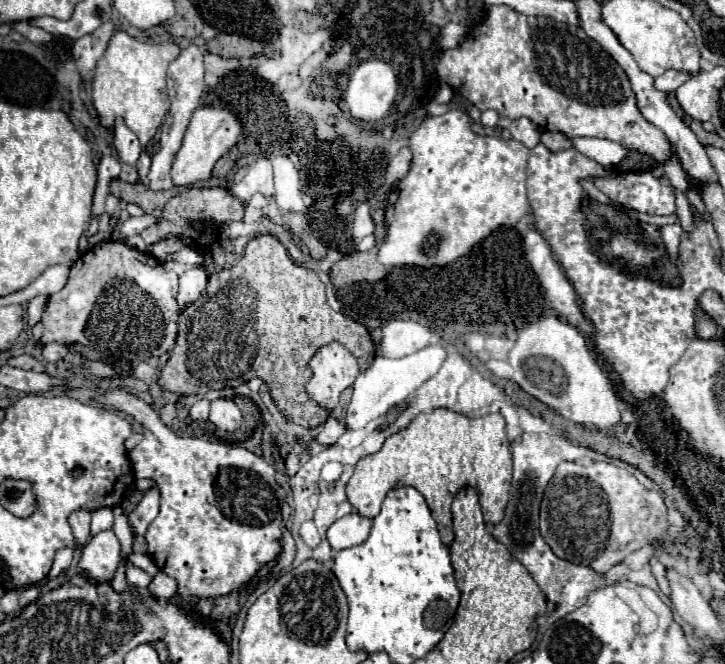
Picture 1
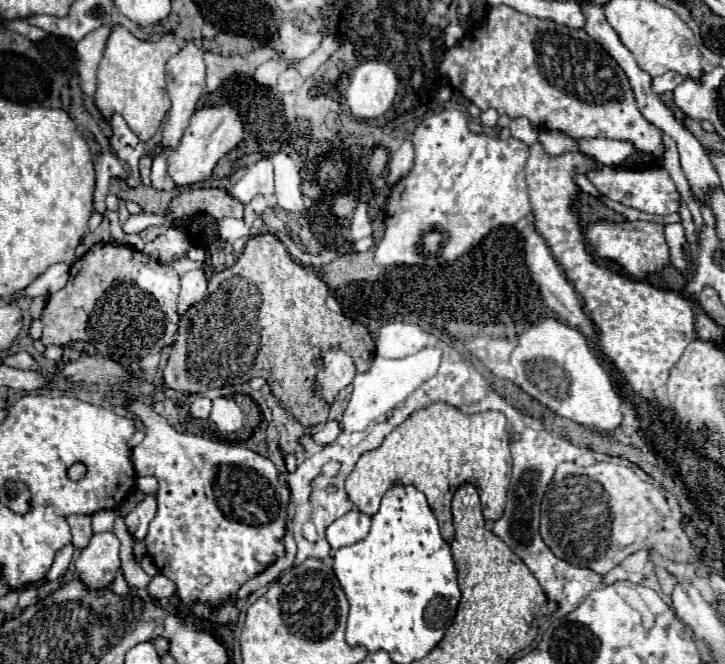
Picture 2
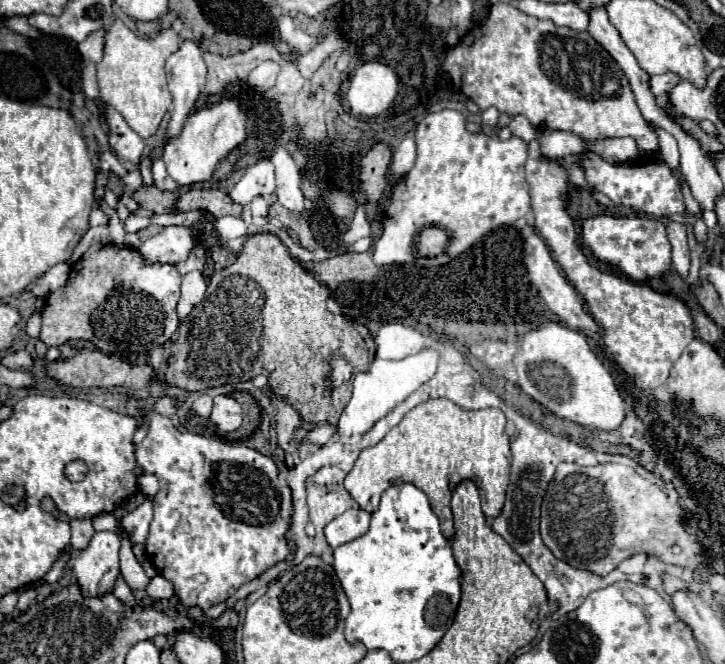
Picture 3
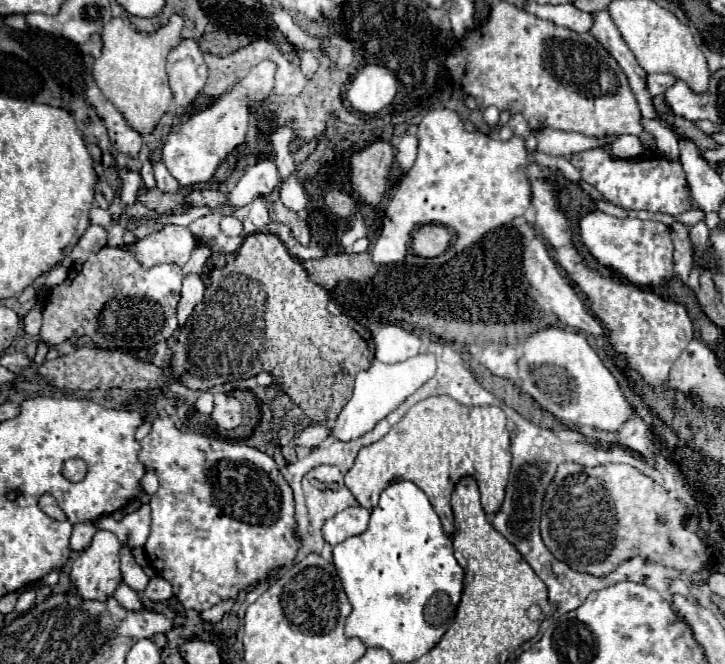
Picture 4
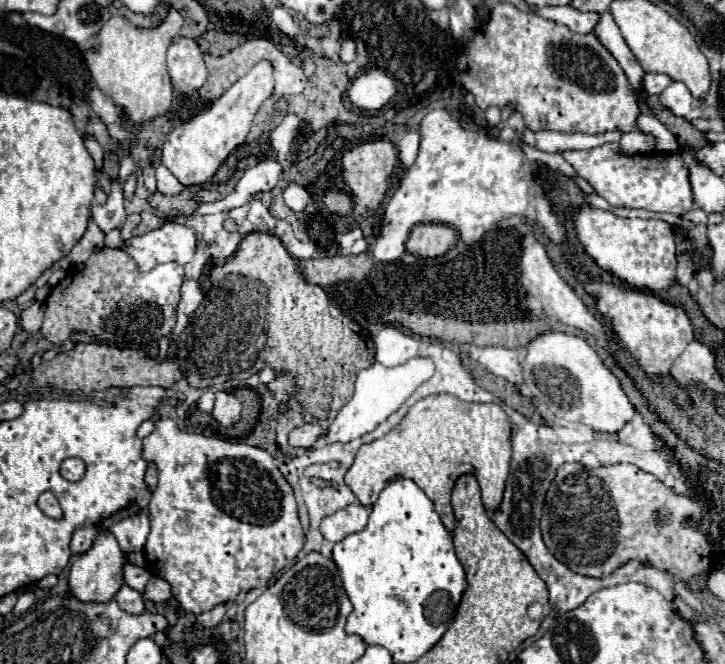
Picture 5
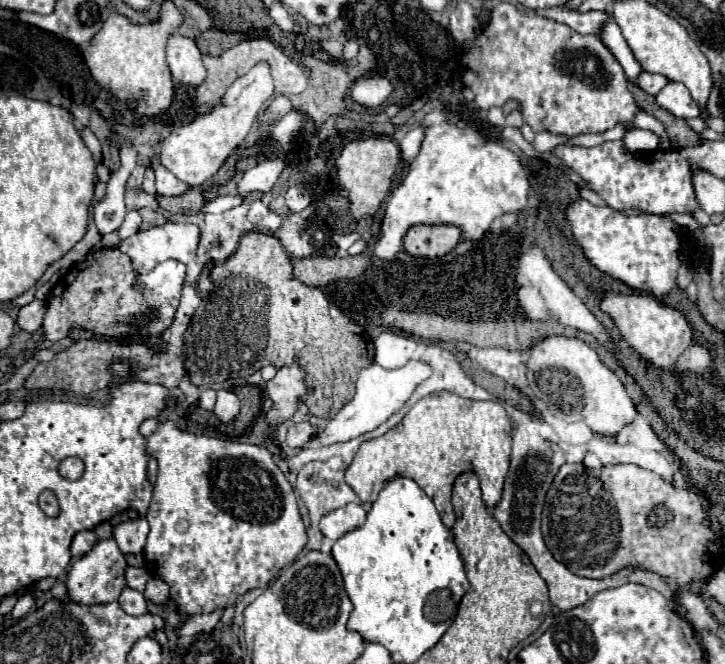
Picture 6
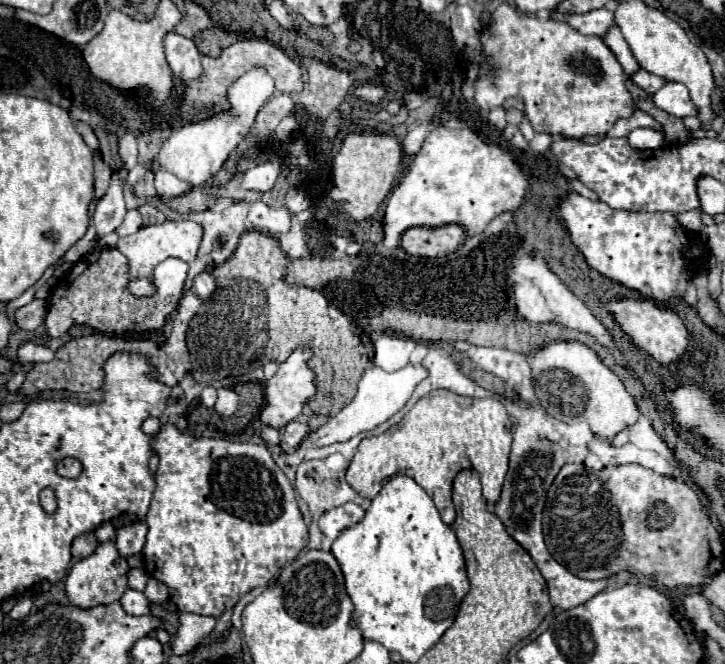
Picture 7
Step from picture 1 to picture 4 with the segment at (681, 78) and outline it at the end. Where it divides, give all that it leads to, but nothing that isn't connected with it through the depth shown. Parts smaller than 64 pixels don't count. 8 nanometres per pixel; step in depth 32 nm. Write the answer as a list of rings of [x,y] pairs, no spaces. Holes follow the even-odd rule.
[[[650,74],[648,76],[648,90],[652,96],[664,94],[672,84],[676,84],[676,76],[672,74]]]

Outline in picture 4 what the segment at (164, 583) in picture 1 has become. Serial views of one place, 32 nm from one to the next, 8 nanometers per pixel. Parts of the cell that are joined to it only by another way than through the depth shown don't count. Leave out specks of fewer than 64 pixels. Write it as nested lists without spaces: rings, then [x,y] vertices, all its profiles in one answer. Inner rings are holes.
[[[154,576],[150,578],[150,584],[146,586],[144,594],[152,600],[152,602],[162,602],[172,598],[172,584],[168,584],[168,580],[164,580],[162,576]]]

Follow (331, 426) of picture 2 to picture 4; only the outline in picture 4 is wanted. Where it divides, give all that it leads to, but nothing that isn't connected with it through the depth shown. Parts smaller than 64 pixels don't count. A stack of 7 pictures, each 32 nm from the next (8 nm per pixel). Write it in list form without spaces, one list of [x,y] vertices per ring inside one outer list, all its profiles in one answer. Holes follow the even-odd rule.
[[[315,424],[305,427],[304,430],[296,436],[296,444],[300,444],[300,446],[318,446],[318,444],[322,444],[328,436],[330,436],[330,428]]]

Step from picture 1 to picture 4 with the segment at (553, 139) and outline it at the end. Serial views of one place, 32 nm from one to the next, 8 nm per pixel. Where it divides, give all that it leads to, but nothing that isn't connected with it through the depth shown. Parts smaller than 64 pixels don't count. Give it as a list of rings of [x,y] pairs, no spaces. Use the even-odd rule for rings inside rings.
[[[544,128],[538,132],[538,150],[548,154],[548,156],[570,156],[576,152],[584,152],[588,148],[596,148],[602,142],[614,140],[616,136],[606,136],[606,138],[588,138],[578,132],[558,132]]]

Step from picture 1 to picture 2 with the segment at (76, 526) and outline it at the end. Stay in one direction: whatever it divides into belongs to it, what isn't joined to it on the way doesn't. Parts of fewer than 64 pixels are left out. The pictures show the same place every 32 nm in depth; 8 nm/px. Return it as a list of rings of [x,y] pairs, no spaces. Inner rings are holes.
[[[72,514],[66,518],[72,528],[72,544],[74,548],[86,548],[88,540],[92,536],[90,528],[90,516],[88,514]]]

